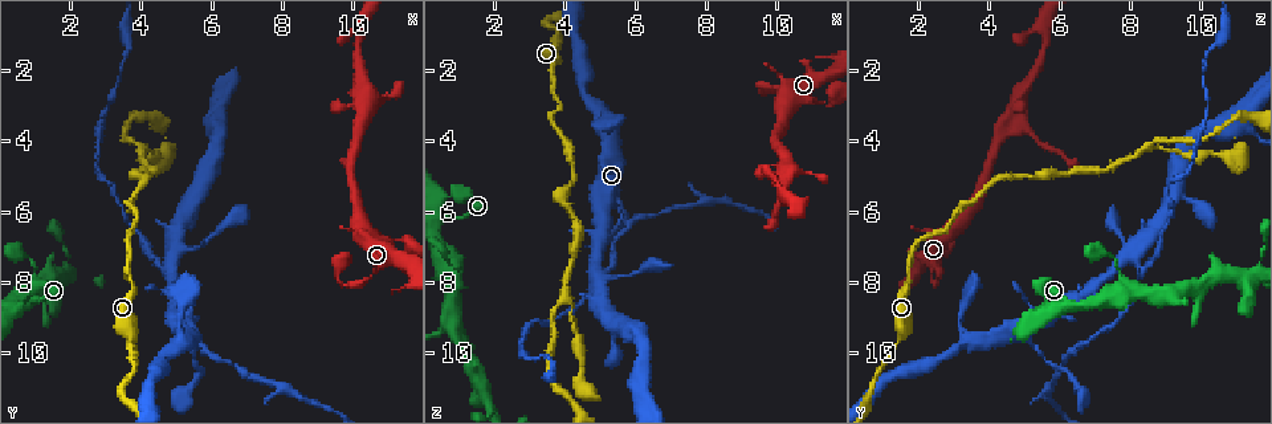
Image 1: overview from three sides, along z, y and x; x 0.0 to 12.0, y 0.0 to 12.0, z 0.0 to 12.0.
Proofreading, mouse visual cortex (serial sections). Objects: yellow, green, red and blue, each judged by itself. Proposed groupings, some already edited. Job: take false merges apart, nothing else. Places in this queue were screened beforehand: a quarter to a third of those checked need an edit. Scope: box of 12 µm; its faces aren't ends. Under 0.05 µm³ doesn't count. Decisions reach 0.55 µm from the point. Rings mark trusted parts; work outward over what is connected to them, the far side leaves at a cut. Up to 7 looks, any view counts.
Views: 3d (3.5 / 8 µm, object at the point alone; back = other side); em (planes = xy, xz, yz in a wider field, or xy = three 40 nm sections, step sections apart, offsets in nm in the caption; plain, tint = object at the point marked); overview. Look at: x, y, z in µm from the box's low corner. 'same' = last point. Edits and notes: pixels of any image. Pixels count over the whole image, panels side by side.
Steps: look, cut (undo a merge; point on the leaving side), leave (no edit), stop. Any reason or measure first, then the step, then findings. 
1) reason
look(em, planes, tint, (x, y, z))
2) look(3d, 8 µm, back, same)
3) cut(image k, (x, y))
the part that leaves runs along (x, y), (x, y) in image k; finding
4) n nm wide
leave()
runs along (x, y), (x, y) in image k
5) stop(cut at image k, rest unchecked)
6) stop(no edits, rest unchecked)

three-way junction
look(3d, 3.5 µm, (10.4, 3.1, 4.8))

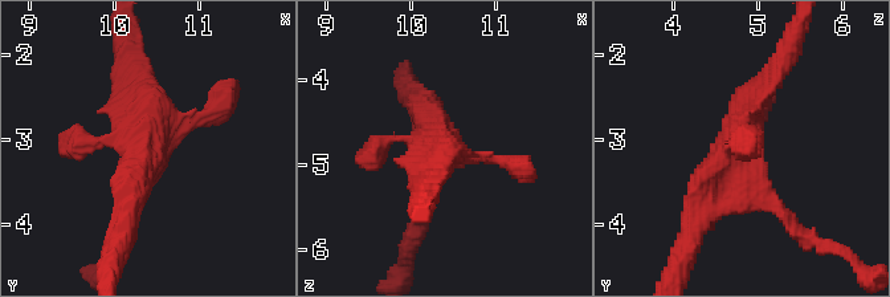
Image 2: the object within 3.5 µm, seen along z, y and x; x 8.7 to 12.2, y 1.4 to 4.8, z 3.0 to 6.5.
now the EM
look(em, xy, step 5, tint, same)

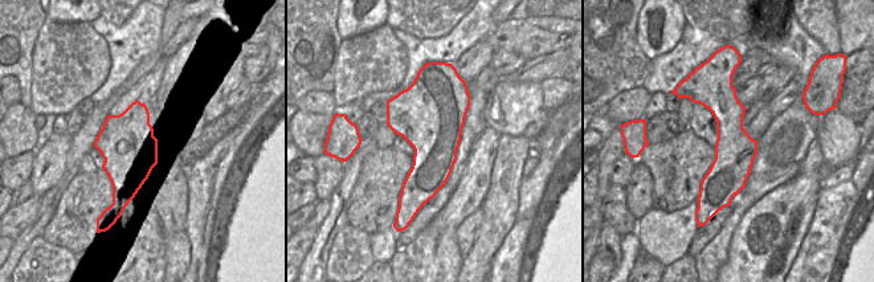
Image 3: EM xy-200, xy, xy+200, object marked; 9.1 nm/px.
leave()
runs along (699, 216), (776, 66) in image 2; continuous, no second cell

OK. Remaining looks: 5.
a fork
look(em, xy, step 1, tint, (4.1, 4.2, 8.4))

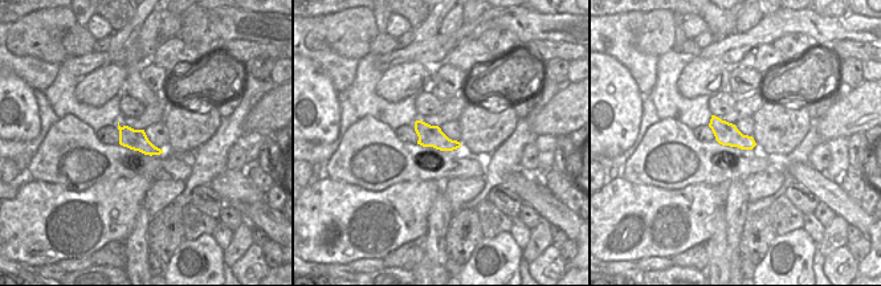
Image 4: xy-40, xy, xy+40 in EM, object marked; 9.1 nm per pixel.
see where the arms go
look(3d, 3.5 µm, same)

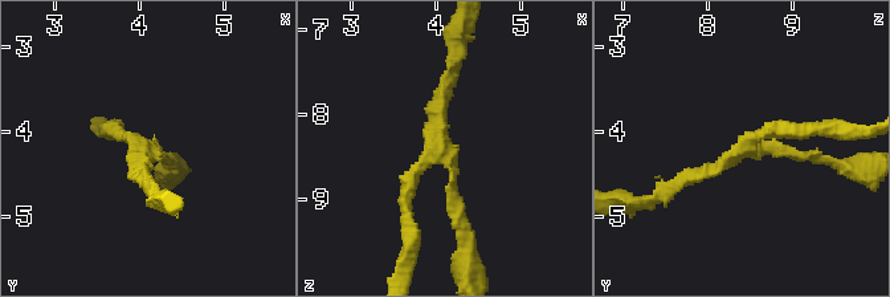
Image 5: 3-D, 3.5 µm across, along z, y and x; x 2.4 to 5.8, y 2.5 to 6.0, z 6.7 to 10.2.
190 nm wide
leave()
runs along (668, 192), (743, 149), (824, 157) in image 5; continuous, no second cell

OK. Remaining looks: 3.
sharp bend
look(3d, 8 µm, (4.9, 7.3, 7.9))

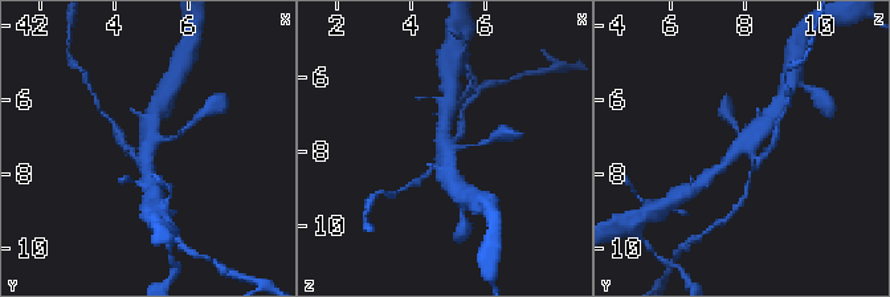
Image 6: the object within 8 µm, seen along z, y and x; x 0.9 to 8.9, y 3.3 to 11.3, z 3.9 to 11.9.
look(3d, 3.5 µm, back, (4.9, 7.2, 8.0))

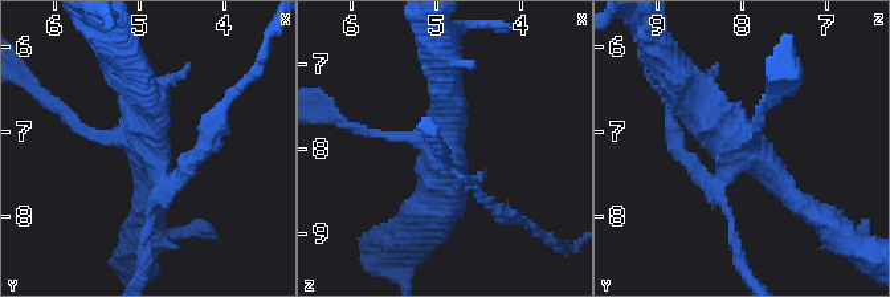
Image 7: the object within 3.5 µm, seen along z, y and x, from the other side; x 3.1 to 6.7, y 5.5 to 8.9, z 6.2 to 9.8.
need the tissue
look(em, xy, step 3, tint, (4.85, 7.30, 7.90))

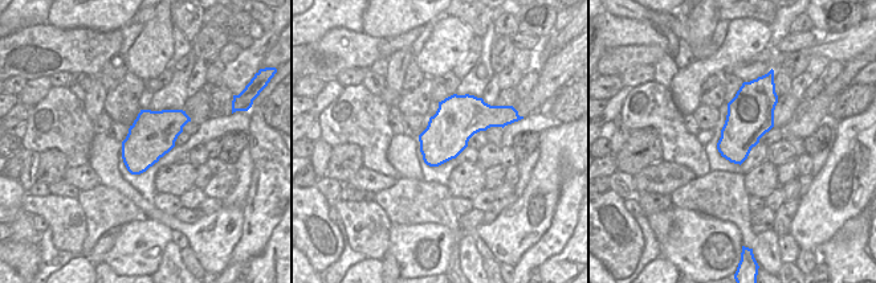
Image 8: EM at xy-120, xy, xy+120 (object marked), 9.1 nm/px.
cut(image 7, (194, 161))
two cells meet here

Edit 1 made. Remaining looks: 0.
stop(cut at image 7, rest unchecked)

